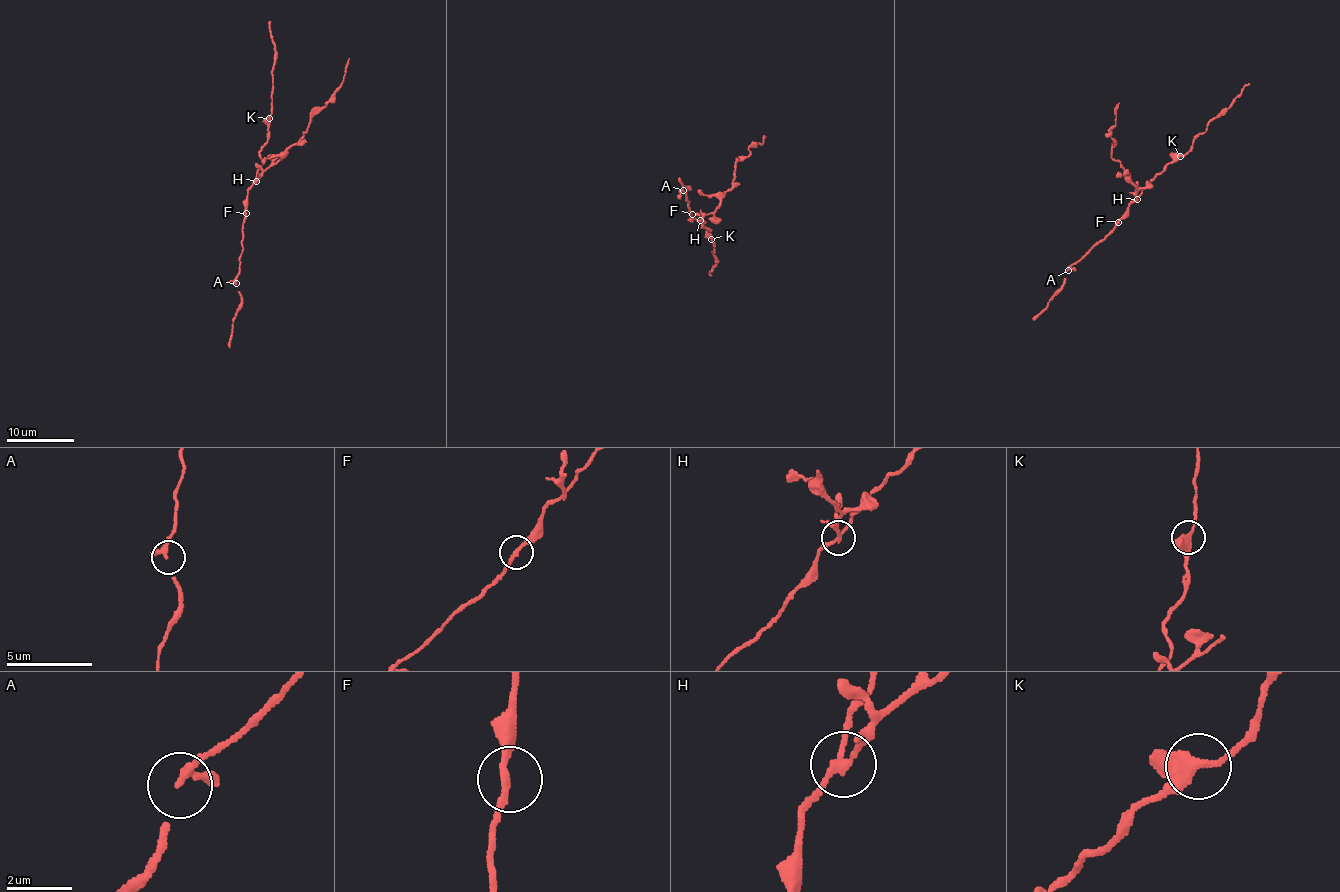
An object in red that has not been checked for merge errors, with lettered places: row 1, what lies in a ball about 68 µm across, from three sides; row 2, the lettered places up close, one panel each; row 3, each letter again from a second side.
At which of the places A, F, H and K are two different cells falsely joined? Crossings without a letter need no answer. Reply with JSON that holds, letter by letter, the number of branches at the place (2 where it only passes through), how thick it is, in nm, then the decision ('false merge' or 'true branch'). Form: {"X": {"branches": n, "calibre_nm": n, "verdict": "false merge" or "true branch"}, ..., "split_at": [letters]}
{"A": {"branches": 3, "calibre_nm": 130, "verdict": "true branch"}, "F": {"branches": 2, "calibre_nm": 200, "verdict": "true branch"}, "H": {"branches": 3, "calibre_nm": 170, "verdict": "false merge"}, "K": {"branches": 3, "calibre_nm": 320, "verdict": "true branch"}, "split_at": ["H"]}

